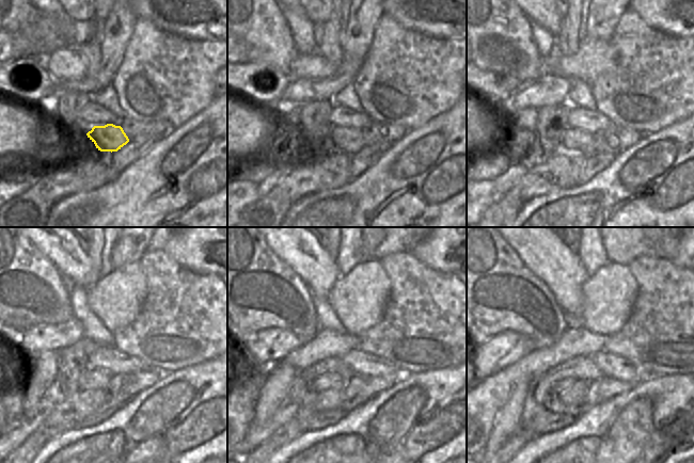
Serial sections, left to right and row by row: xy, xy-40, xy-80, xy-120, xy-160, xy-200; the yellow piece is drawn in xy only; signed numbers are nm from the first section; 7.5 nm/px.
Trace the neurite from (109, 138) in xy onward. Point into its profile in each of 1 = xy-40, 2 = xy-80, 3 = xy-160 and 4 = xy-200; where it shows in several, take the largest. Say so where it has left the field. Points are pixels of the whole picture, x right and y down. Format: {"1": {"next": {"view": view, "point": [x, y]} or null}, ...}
{"1": {"next": {"view": "xy-40", "point": [350, 141]}}, "2": {"next": {"view": "xy-80", "point": [572, 138]}}, "3": {"next": {"view": "xy-160", "point": [327, 381]}}, "4": {"next": {"view": "xy-200", "point": [562, 385]}}}

